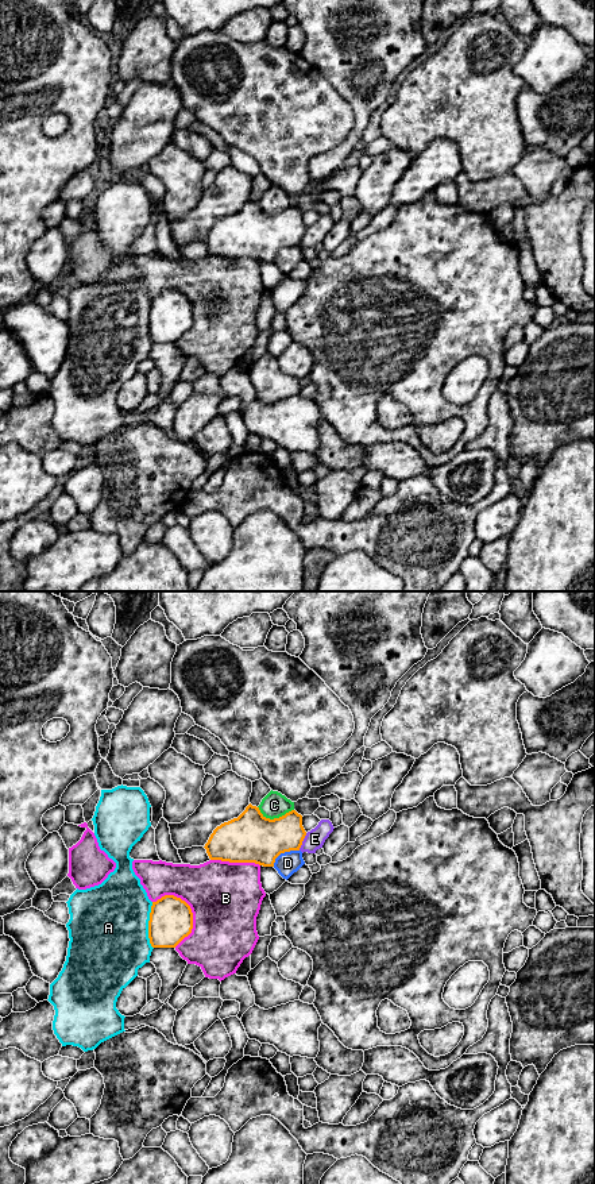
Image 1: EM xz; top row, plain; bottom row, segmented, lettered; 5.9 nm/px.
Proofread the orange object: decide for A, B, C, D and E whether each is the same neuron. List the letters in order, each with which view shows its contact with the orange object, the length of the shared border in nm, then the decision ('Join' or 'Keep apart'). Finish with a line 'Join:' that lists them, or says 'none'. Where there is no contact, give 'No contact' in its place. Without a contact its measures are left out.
A: Touches orange in xz. Shared border 280 nm. Keep apart
B: Touches orange in xz. Shared border 320 nm. Keep apart
C: Touches orange in xz. Shared border 220 nm. Keep apart
D: Touches orange in xz. Shared border 190 nm. Keep apart
E: Touches orange in xz. Shared border 120 nm. Keep apart
Join: none

